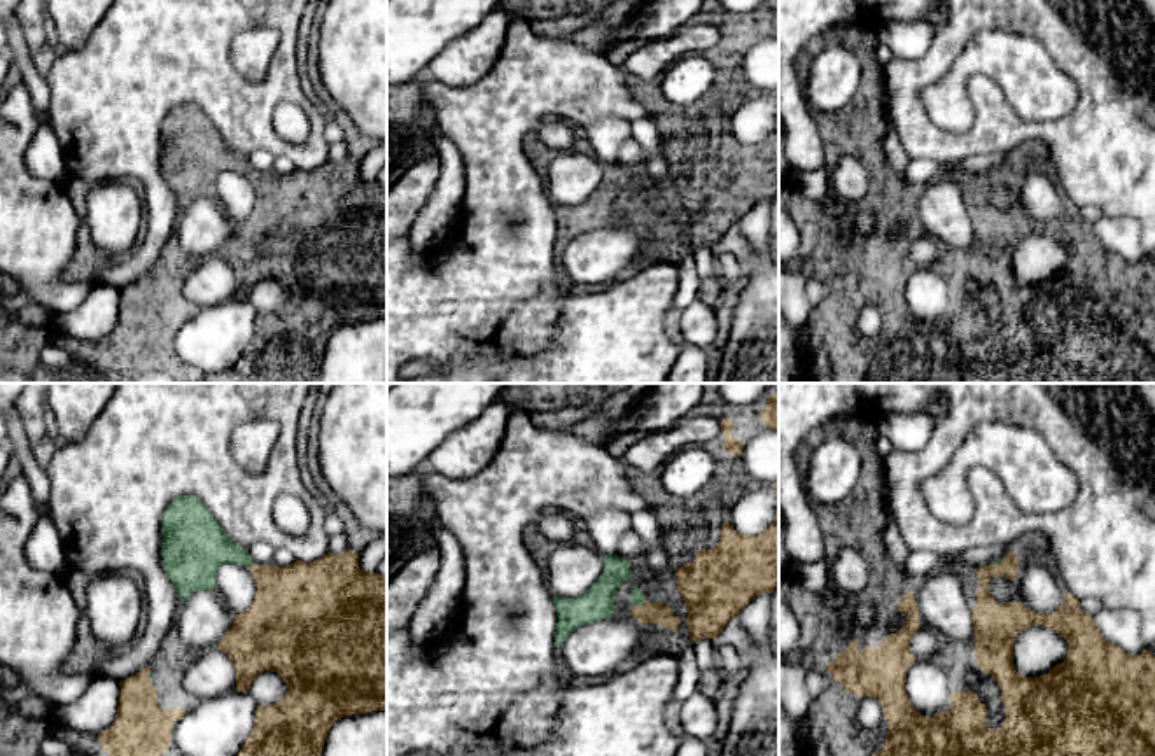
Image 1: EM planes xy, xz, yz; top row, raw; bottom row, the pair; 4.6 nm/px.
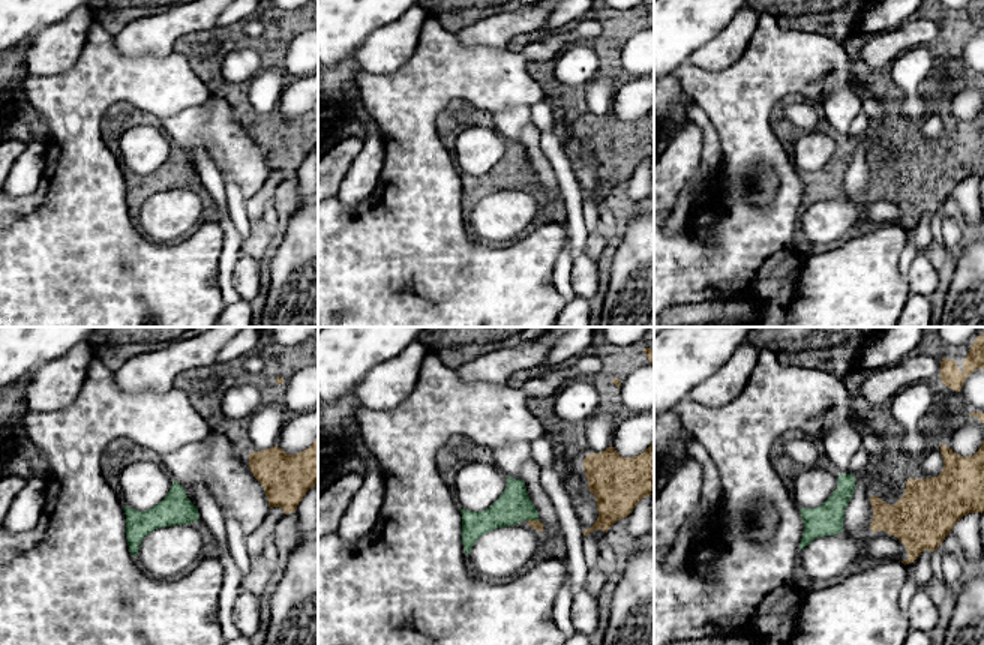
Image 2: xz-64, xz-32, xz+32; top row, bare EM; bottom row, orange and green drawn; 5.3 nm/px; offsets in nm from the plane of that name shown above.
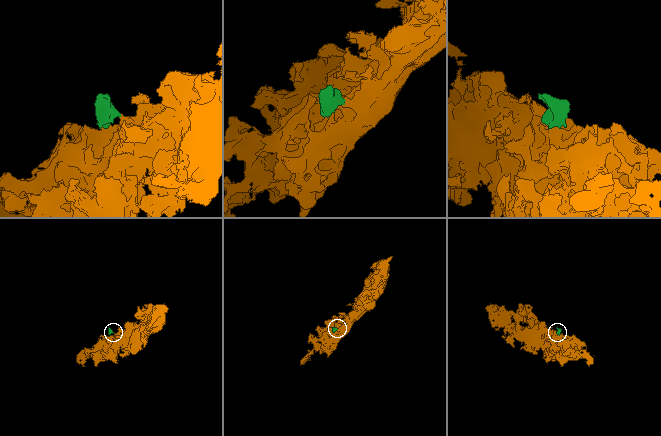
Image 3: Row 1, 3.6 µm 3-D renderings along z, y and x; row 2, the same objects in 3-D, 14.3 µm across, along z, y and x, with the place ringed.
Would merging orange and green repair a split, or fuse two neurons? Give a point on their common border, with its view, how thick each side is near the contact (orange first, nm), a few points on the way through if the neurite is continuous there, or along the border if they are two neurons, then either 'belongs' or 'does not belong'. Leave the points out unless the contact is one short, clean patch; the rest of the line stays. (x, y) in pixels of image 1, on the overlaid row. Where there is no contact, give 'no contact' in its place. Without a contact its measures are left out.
xz (641, 606) | 100/70 nm | across xz (660, 613), (648, 613), (641, 606), (637, 595) | belongs

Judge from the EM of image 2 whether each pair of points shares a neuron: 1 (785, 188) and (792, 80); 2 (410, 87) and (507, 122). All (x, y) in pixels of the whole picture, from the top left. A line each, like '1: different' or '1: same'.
1: same
2: same

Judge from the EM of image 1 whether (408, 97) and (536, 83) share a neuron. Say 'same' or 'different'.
different

